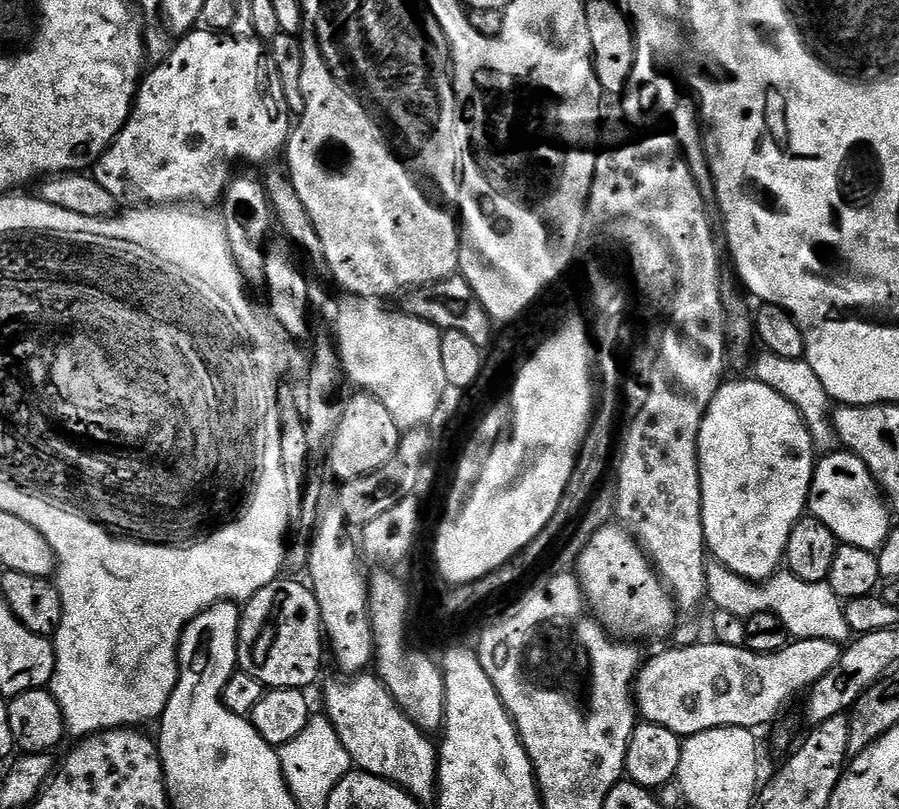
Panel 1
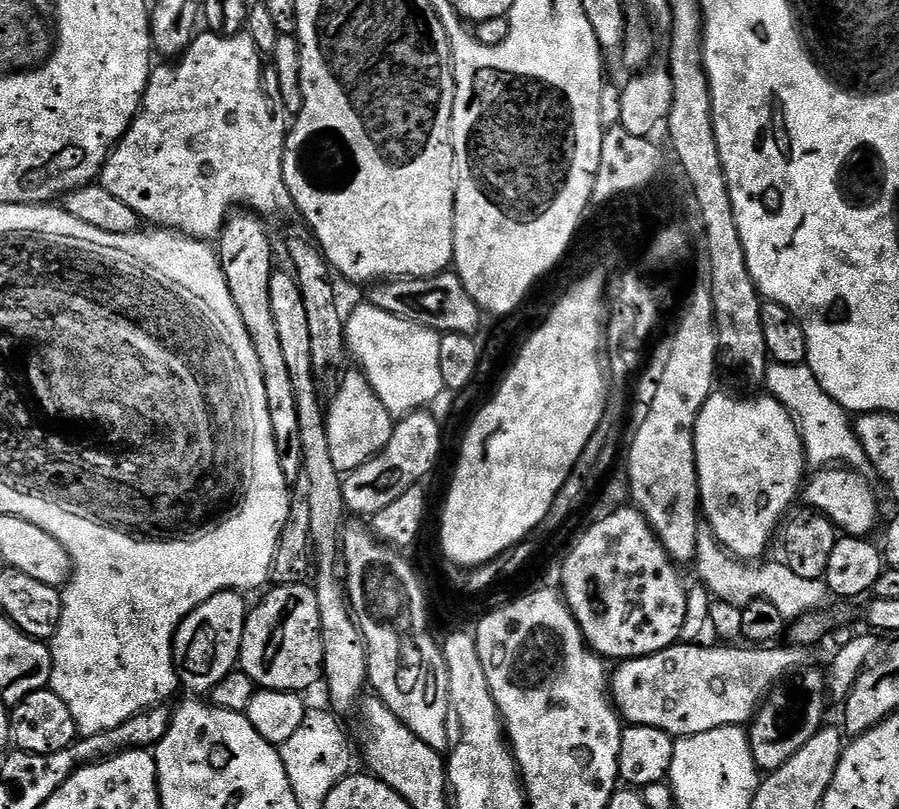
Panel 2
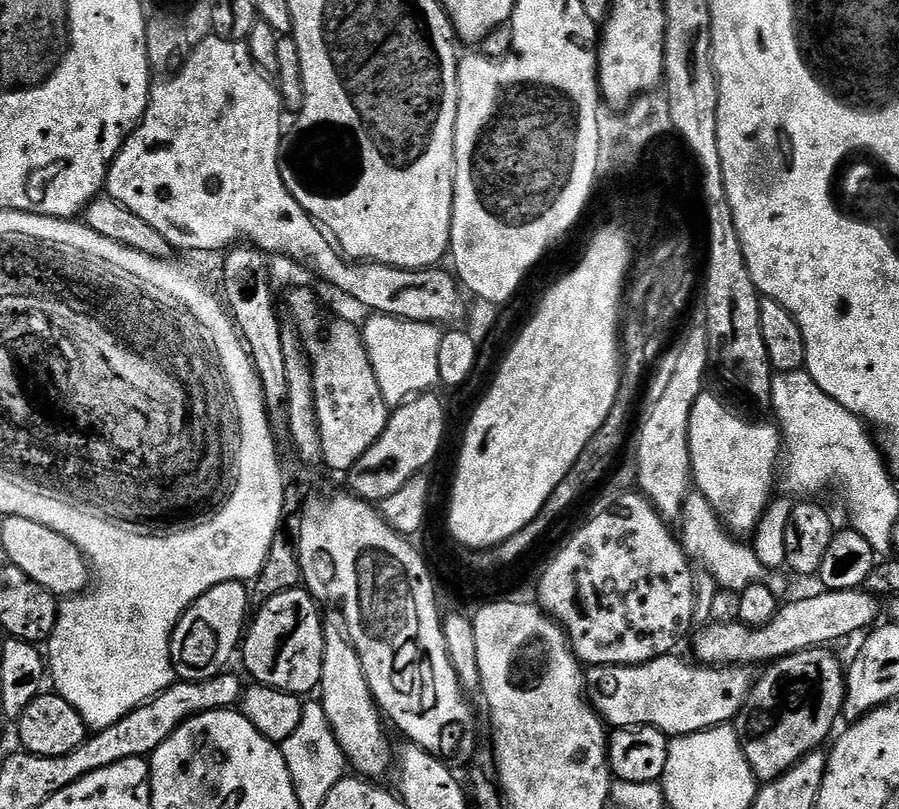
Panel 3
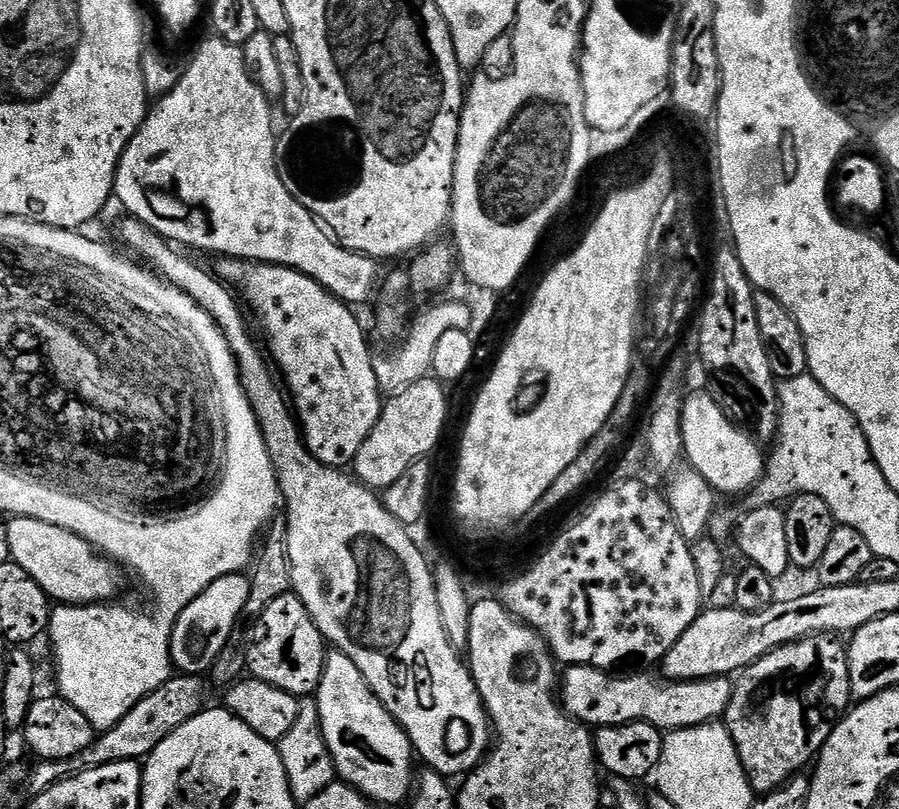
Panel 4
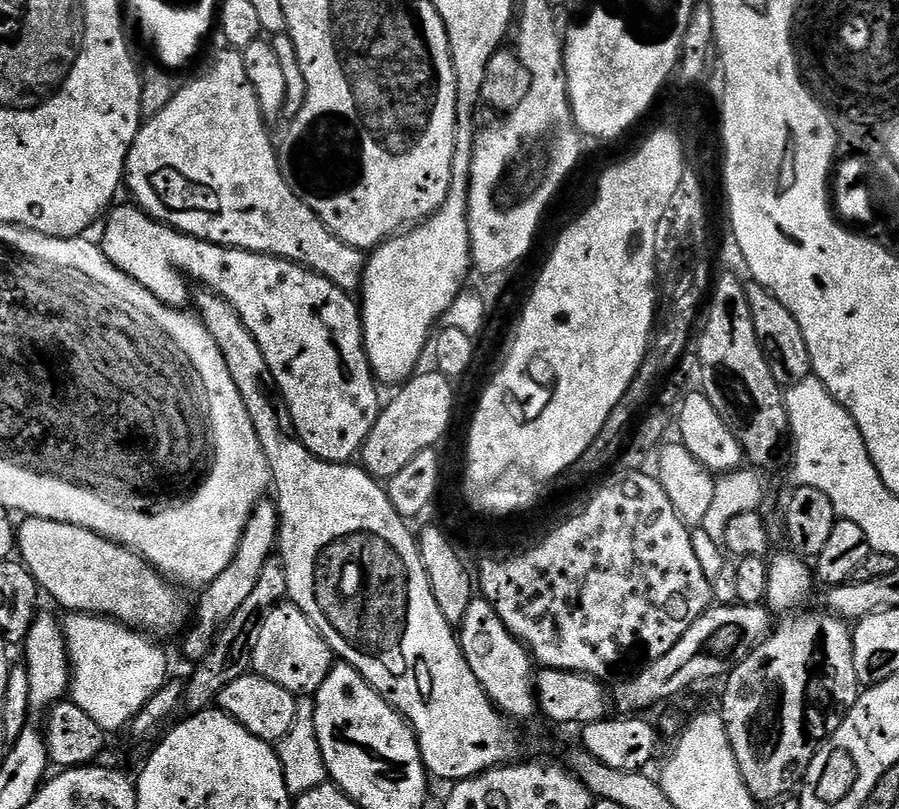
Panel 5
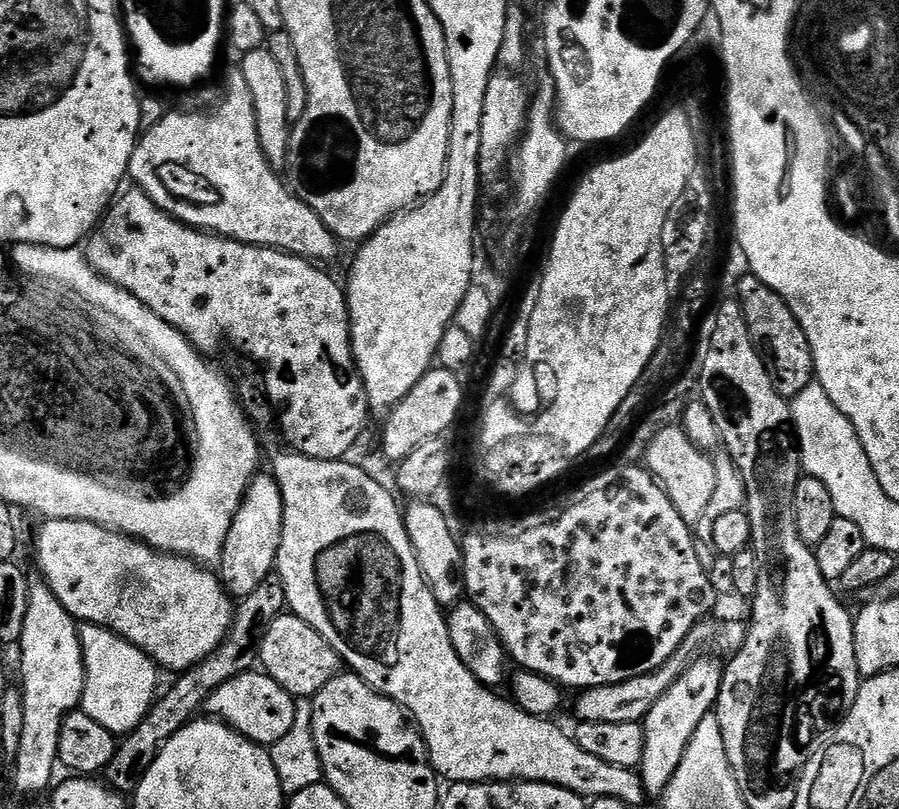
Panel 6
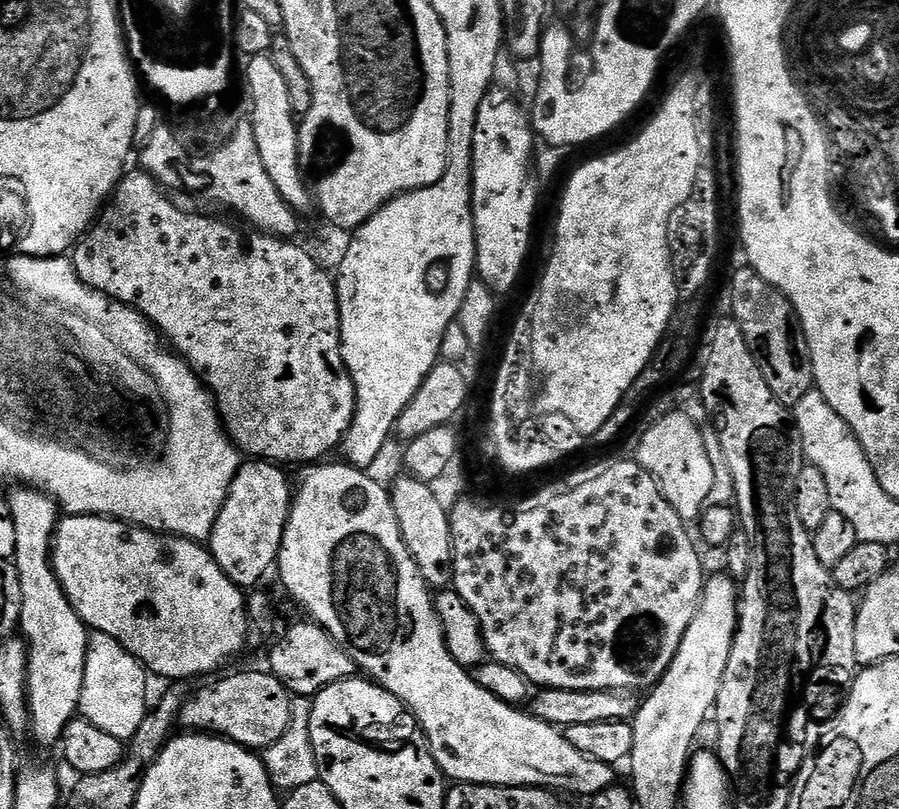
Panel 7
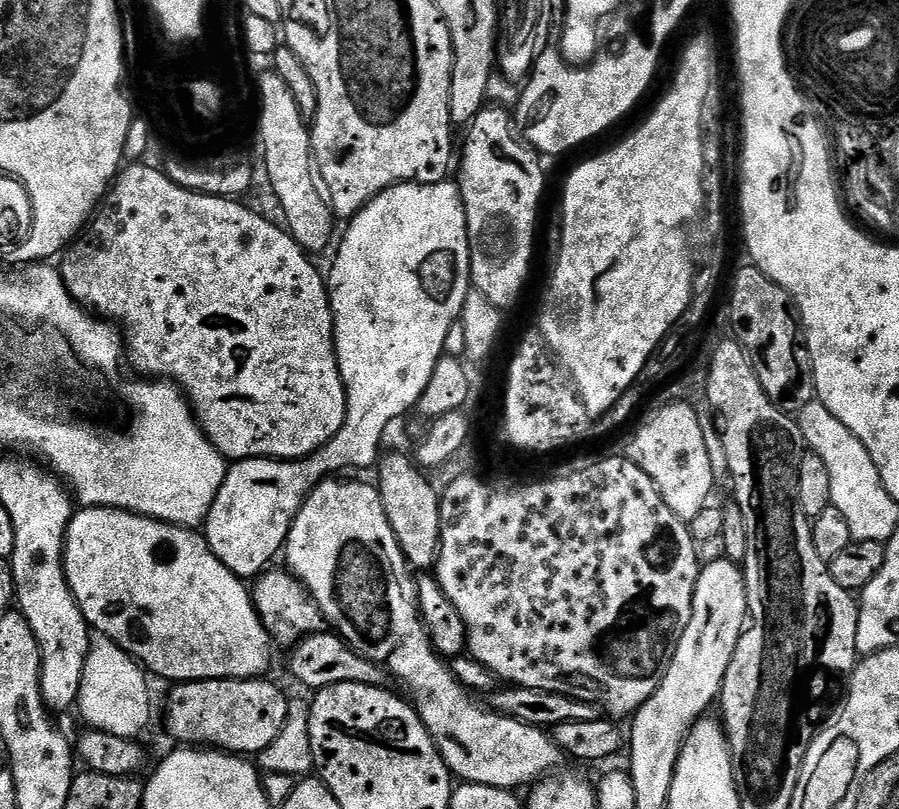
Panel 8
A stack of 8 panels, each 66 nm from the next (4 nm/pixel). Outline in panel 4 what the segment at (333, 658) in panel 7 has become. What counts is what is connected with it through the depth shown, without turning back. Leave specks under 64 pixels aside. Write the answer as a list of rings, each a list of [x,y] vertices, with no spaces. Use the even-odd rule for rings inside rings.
[[[288,591],[266,606],[265,612],[250,629],[250,639],[246,647],[247,671],[255,679],[286,690],[297,698],[315,693],[324,673],[326,641],[310,610],[306,610],[295,592]]]

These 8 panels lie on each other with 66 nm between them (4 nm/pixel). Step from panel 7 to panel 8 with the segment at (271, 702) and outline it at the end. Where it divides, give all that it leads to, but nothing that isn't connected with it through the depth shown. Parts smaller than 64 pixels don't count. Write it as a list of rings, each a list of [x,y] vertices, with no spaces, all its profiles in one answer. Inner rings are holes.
[[[268,678],[193,680],[175,685],[168,700],[168,732],[184,746],[211,746],[233,754],[259,754],[278,738],[289,697]]]

